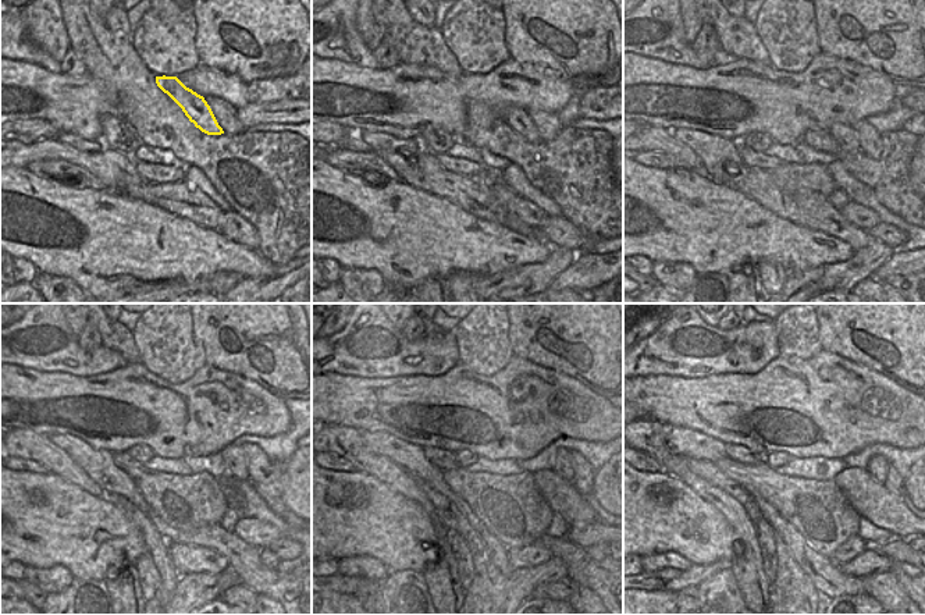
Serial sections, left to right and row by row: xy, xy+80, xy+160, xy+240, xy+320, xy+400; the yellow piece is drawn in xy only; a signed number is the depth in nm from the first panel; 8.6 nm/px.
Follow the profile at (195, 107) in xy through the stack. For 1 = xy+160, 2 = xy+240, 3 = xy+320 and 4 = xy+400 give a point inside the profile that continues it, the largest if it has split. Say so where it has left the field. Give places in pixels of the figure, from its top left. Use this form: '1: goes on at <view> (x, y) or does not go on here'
1: goes on at xy+160 (845, 135)
2: goes on at xy+240 (237, 462)
3: goes on at xy+320 (562, 466)
4: goes on at xy+400 (877, 466)

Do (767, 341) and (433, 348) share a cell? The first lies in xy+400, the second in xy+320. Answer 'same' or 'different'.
same

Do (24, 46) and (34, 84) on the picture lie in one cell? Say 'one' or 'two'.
two

